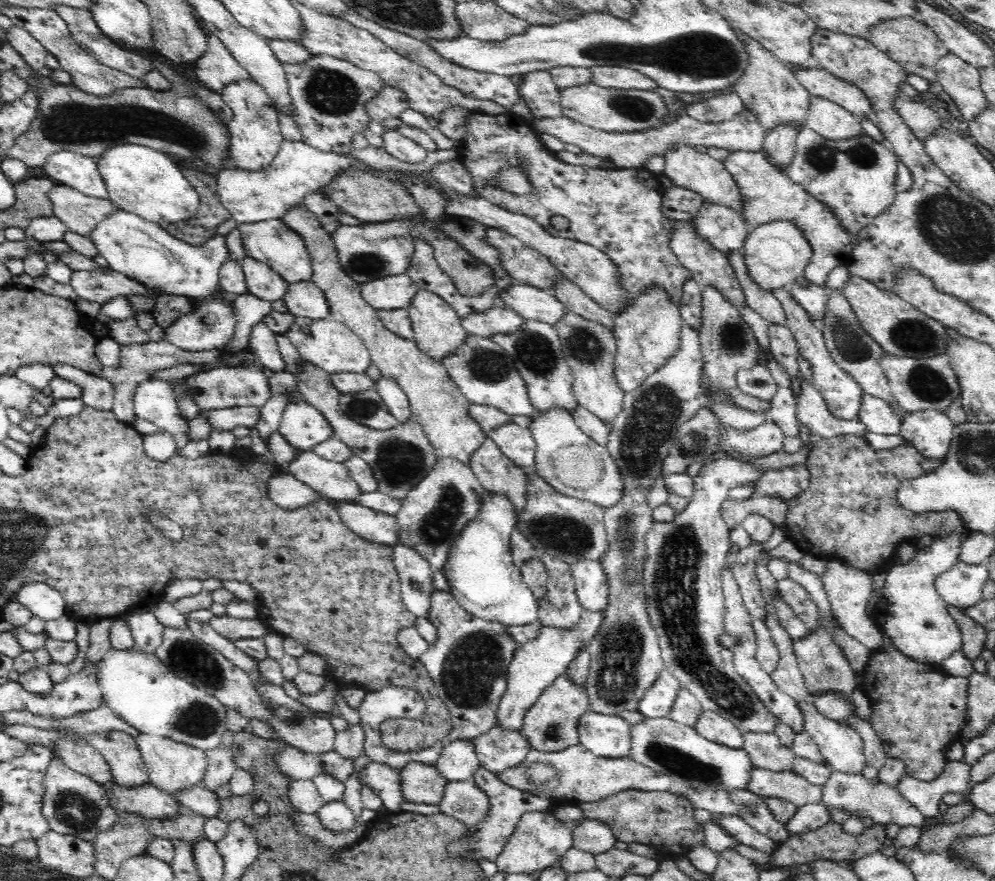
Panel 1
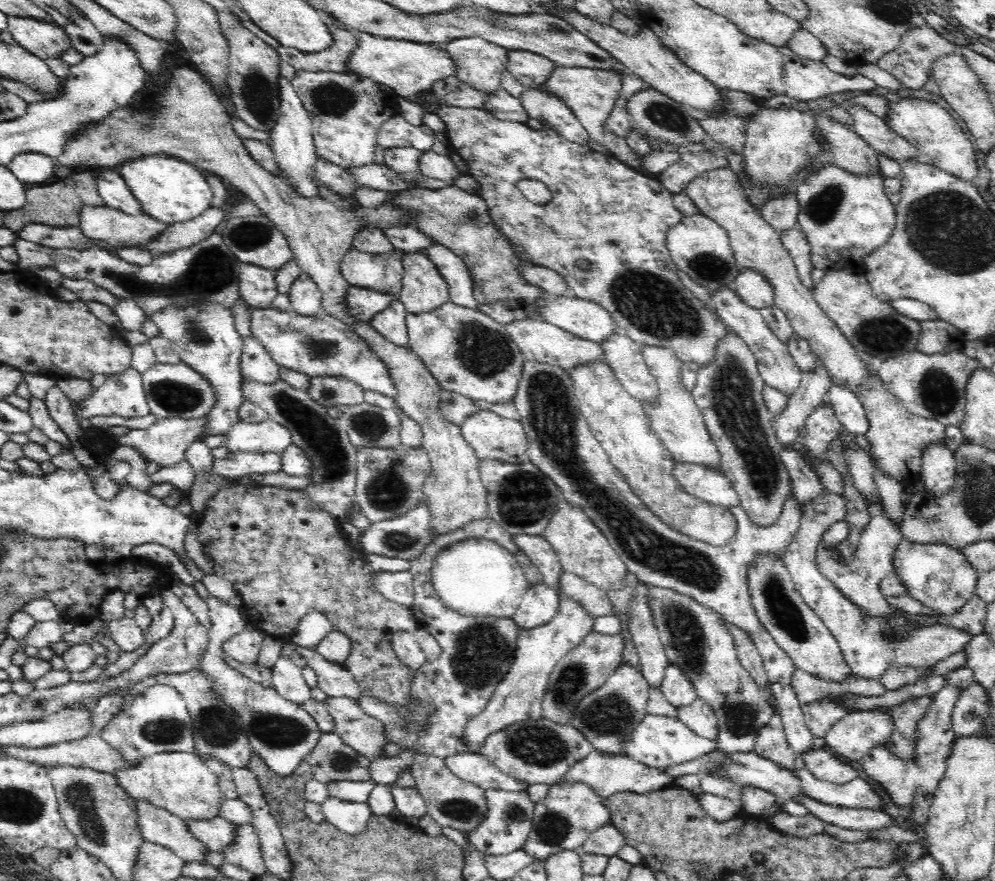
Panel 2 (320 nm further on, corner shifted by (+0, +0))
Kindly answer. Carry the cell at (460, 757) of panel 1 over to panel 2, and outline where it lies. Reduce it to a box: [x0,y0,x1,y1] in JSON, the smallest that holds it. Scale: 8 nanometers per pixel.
[461,597,595,754]

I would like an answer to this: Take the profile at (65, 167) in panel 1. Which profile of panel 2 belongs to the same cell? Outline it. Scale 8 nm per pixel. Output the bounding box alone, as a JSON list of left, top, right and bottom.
[94,172,142,213]

